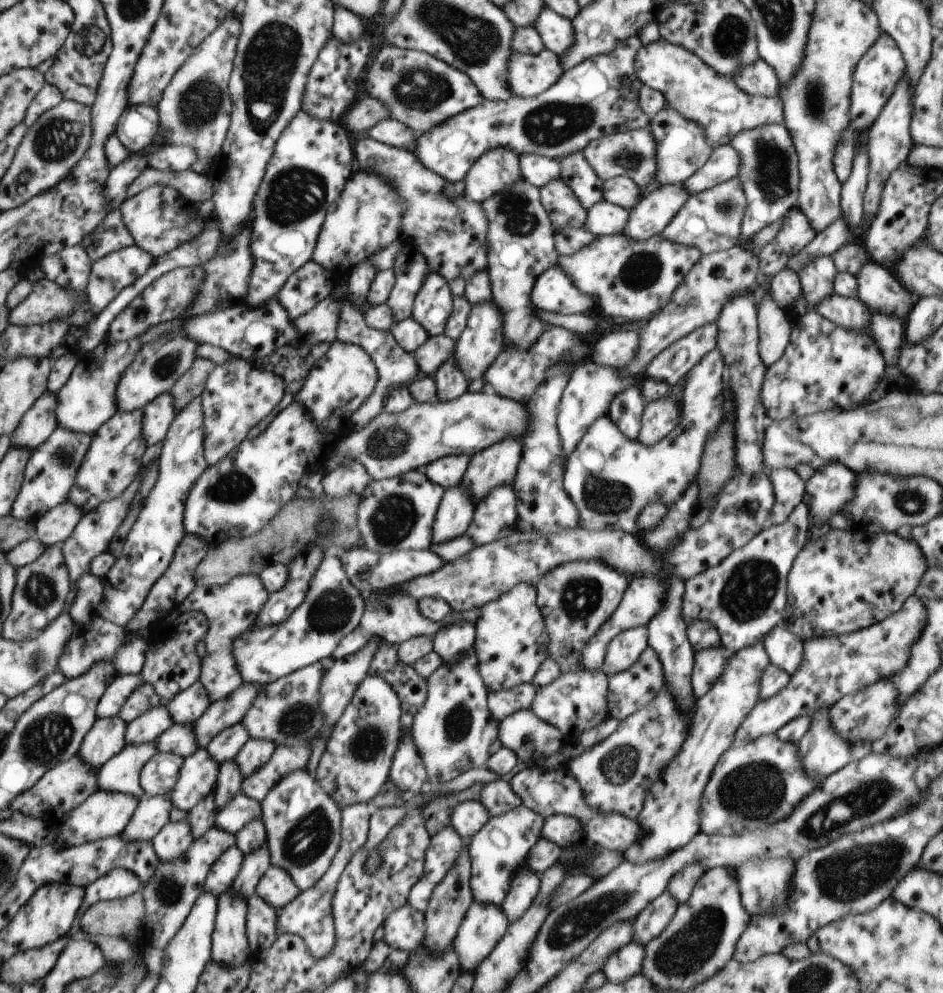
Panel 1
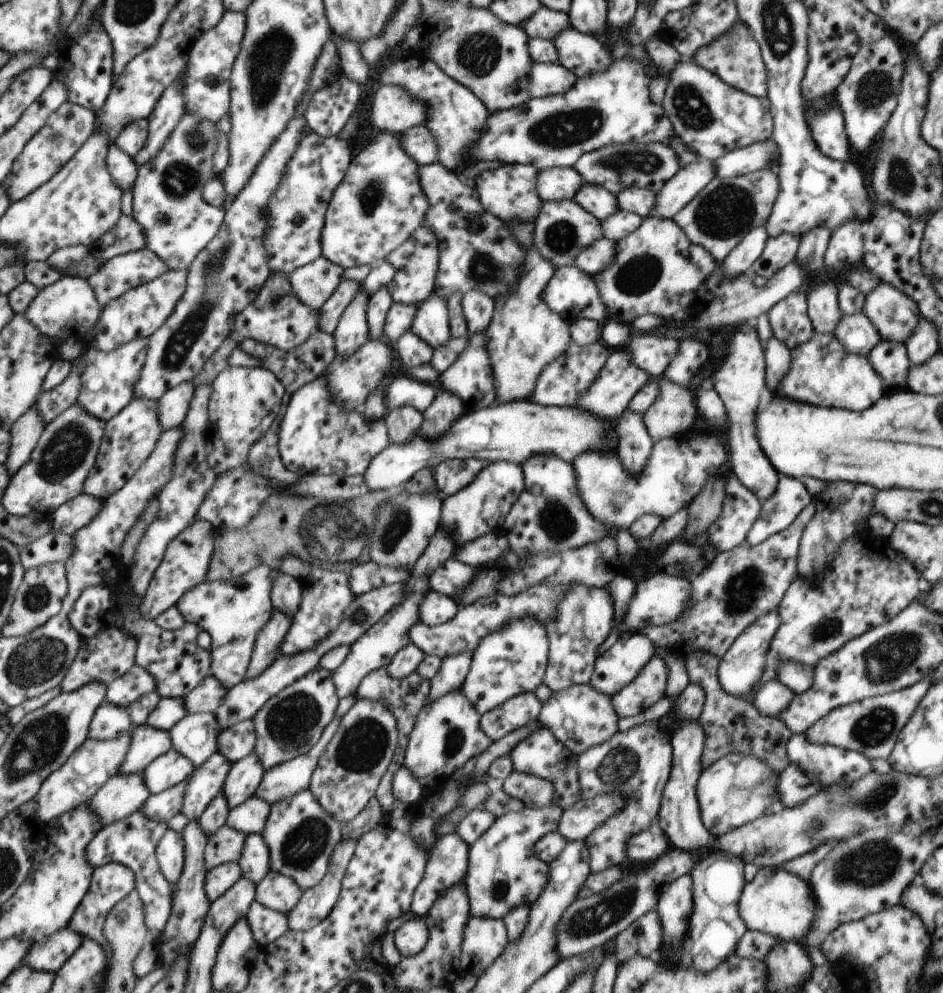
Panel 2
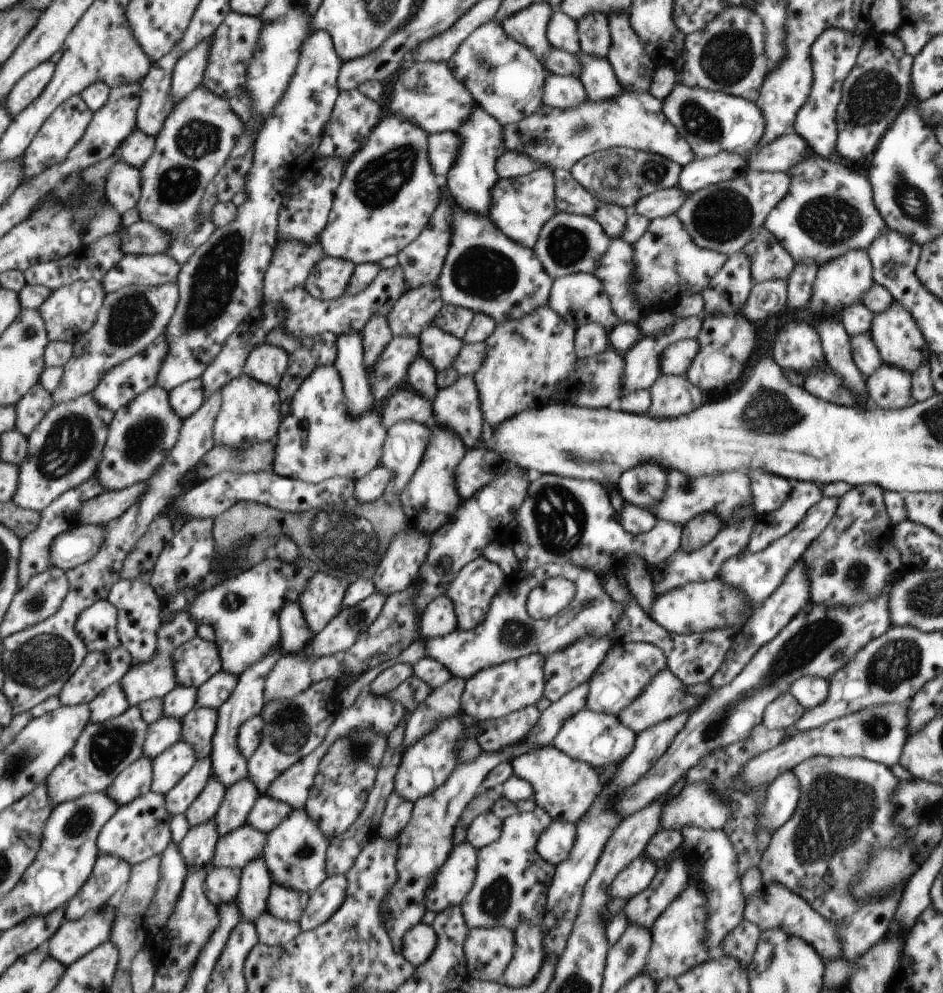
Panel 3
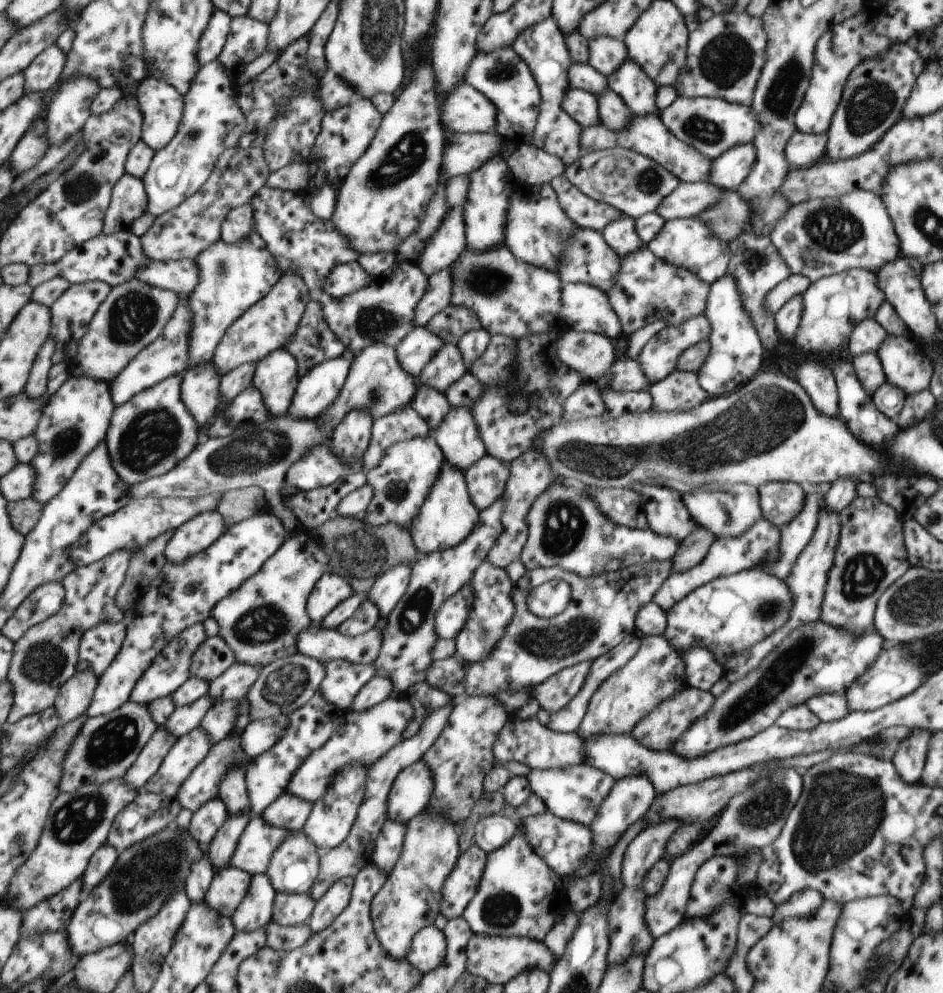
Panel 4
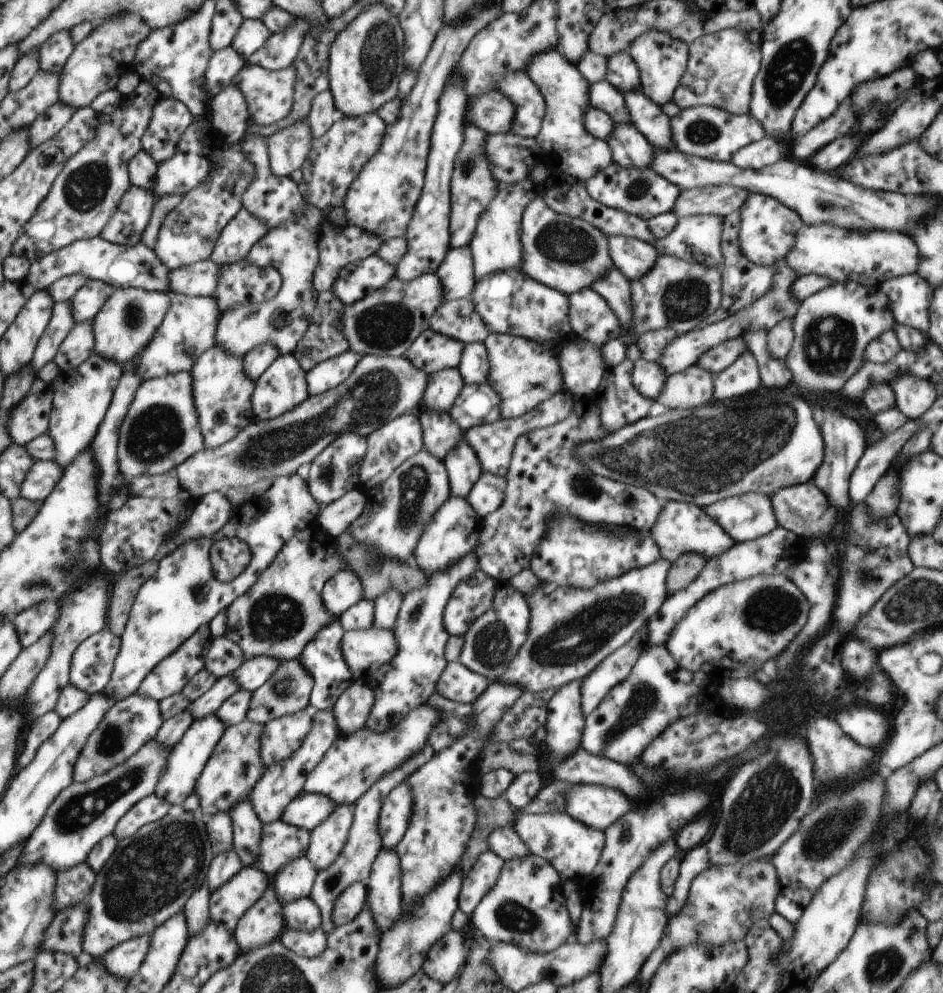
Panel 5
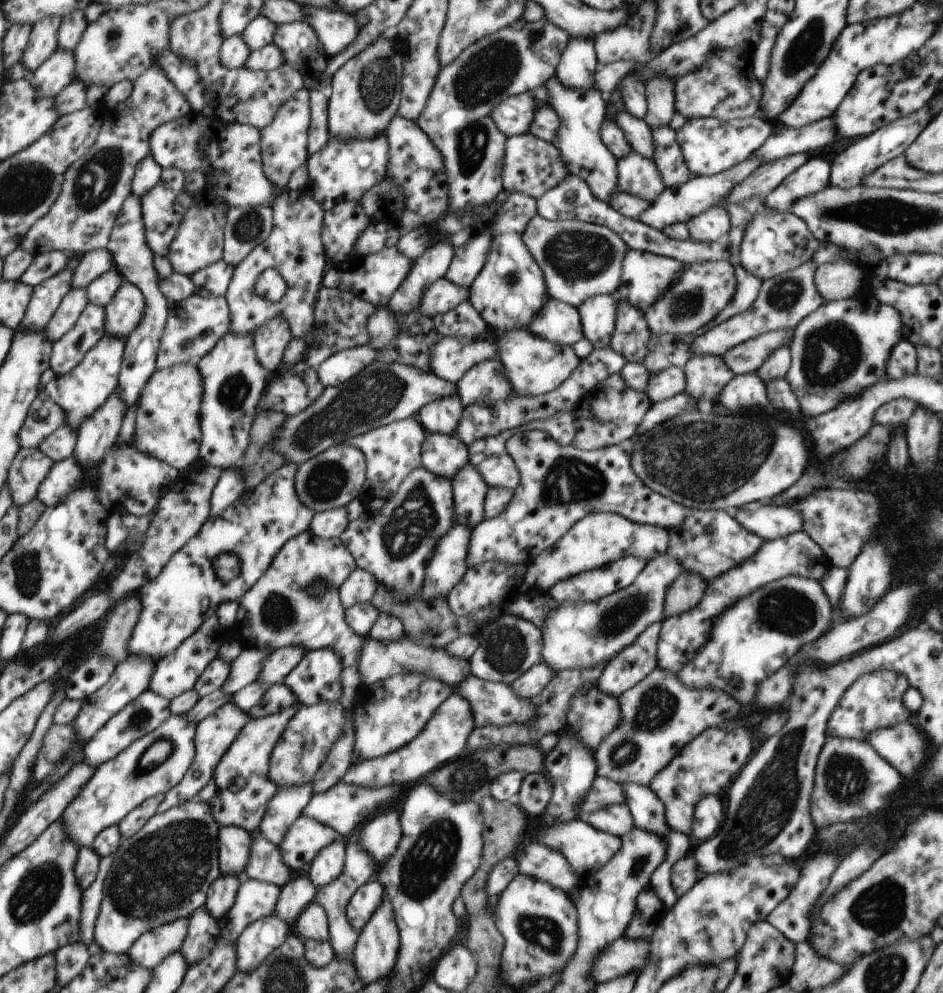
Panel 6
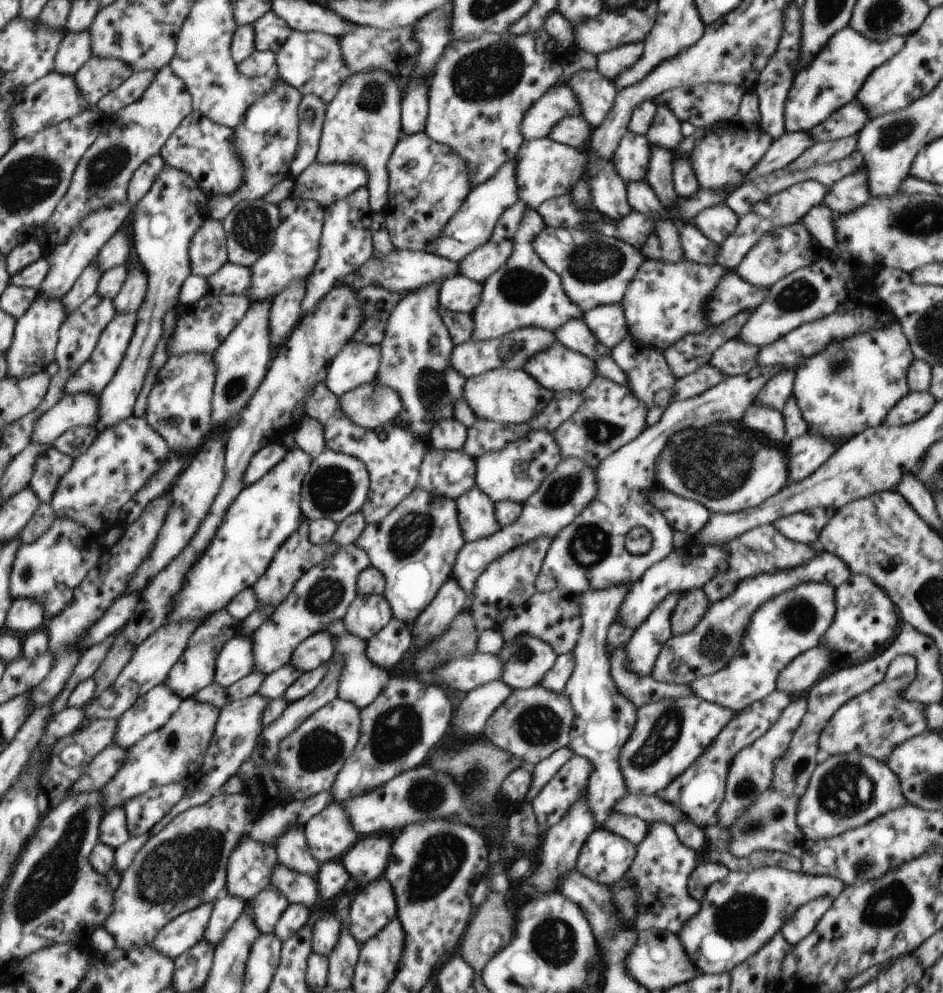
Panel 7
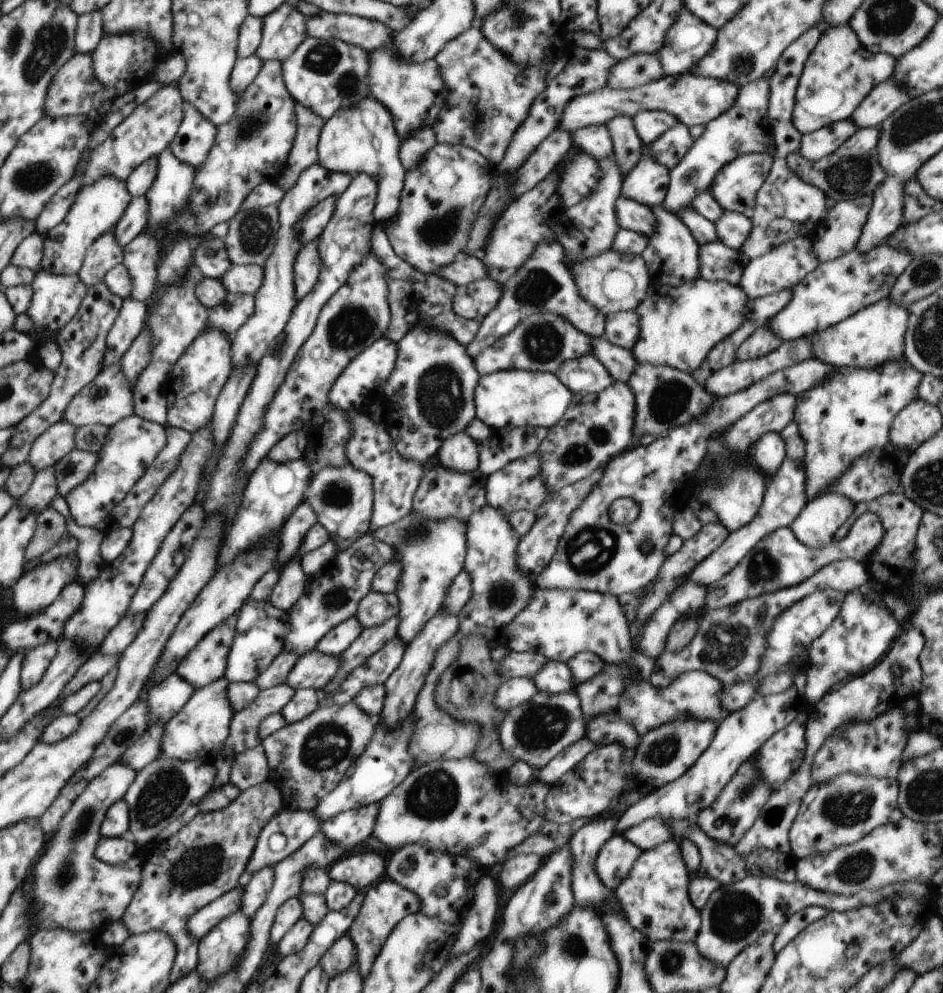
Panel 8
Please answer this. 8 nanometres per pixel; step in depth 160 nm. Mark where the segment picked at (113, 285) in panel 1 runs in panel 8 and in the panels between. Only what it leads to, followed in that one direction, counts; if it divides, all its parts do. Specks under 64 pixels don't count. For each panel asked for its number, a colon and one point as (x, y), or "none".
2: (119, 274)
3: (150, 270)
4: (181, 276)
5: (200, 279)
6: (213, 280)
7: (232, 279)
8: (238, 278)

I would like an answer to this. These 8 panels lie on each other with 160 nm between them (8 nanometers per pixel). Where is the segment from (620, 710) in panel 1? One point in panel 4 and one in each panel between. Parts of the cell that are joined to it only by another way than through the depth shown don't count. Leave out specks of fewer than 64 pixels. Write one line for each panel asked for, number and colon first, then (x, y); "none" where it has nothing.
2: (650, 685)
3: (666, 696)
4: (672, 718)

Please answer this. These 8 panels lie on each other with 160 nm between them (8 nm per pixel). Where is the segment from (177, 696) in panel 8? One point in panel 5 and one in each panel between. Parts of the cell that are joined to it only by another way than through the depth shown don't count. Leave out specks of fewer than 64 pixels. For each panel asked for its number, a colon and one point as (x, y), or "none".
5: (130, 723)
6: (145, 714)
7: (149, 713)

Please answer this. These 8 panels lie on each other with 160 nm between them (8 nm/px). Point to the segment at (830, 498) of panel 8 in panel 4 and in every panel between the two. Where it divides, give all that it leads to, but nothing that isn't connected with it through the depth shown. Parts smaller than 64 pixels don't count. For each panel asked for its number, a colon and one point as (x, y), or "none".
4: (729, 514)
5: (745, 517)
6: (771, 522)
7: (806, 526)

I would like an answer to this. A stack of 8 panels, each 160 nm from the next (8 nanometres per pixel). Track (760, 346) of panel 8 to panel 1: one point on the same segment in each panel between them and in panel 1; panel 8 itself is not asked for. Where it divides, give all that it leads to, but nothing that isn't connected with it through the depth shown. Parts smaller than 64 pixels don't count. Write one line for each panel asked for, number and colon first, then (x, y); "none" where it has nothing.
1: (660, 417)
2: (674, 409)
3: (672, 396)
4: (680, 391)
5: (692, 387)
6: (706, 375)
7: (736, 357)

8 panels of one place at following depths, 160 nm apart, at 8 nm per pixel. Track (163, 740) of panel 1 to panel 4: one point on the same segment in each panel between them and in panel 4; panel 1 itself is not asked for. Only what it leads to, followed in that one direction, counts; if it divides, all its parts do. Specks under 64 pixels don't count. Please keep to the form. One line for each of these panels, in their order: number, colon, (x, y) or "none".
2: (195, 736)
3: (199, 725)
4: (218, 722)

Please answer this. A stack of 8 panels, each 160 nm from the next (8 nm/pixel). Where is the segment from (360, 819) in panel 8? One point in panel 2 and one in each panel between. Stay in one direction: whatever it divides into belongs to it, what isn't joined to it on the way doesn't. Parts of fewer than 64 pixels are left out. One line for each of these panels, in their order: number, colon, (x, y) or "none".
2: (225, 846)
3: (235, 850)
4: (257, 843)
5: (281, 843)
6: (307, 837)
7: (329, 834)

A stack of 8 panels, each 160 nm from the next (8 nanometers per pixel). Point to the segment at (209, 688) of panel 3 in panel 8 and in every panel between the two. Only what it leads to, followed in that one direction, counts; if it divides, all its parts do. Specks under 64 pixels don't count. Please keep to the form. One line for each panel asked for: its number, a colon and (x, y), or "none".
4: (235, 683)
5: (253, 673)
6: (281, 662)
7: (318, 649)
8: (335, 642)

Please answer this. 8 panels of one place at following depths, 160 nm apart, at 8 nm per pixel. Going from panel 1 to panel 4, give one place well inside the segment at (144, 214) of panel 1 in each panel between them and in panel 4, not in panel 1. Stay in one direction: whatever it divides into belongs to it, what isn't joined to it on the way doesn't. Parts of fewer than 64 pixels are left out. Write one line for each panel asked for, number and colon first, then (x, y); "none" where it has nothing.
2: (168, 202)
3: (199, 134)
4: (211, 120)

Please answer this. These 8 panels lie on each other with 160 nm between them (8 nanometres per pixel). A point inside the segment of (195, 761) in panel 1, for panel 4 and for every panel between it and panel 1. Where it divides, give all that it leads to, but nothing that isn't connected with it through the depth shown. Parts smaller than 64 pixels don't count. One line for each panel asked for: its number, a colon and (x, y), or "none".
2: (206, 782)
3: (203, 810)
4: (205, 821)

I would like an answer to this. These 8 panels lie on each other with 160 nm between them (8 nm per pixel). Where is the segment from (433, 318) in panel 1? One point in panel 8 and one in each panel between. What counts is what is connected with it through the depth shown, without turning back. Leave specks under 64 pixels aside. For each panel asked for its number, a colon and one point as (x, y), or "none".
2: (431, 323)
3: (439, 348)
4: (447, 365)
5: (443, 388)
6: (442, 416)
7: (449, 434)
8: (459, 453)

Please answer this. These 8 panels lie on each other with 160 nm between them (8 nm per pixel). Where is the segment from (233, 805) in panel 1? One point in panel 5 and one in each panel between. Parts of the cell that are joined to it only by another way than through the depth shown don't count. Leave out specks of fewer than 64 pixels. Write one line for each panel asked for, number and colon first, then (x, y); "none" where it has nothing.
2: (249, 817)
3: (267, 813)
4: (288, 812)
5: (307, 810)

